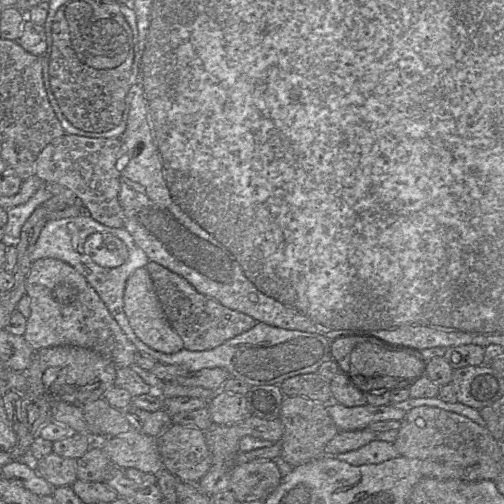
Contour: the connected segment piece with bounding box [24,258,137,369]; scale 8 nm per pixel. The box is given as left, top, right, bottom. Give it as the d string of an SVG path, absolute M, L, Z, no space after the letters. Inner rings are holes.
M54 258L32 262L26 281L31 314L24 337L34 351L54 346L79 346L110 359L117 369L135 364L136 347L127 338L97 292L70 264Z

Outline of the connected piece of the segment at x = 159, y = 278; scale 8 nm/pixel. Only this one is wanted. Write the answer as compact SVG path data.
M149 261L145 268L153 281L163 312L171 327L181 337L184 349L190 351L214 349L258 323L249 315L225 307L213 298L197 292L183 277L156 262Z

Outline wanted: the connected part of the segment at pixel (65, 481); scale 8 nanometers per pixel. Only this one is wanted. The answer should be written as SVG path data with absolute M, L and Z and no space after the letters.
M51 452L34 462L34 469L52 487L71 486L77 480L76 461Z

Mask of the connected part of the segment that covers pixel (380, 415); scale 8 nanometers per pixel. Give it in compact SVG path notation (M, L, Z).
M330 402L327 405L327 411L340 431L363 430L370 424L385 421L402 421L406 412L397 409L392 405L384 406L356 406L346 407L336 402Z

